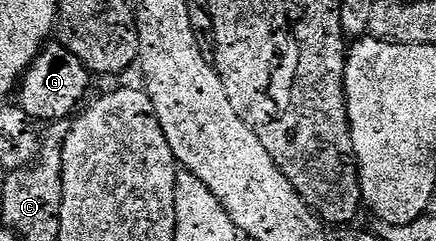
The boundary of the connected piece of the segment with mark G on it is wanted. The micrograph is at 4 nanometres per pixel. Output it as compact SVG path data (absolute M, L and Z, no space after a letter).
M50 42L41 48L21 77L16 102L33 121L60 120L66 117L83 98L90 79L91 73L80 59L74 58L58 42Z

